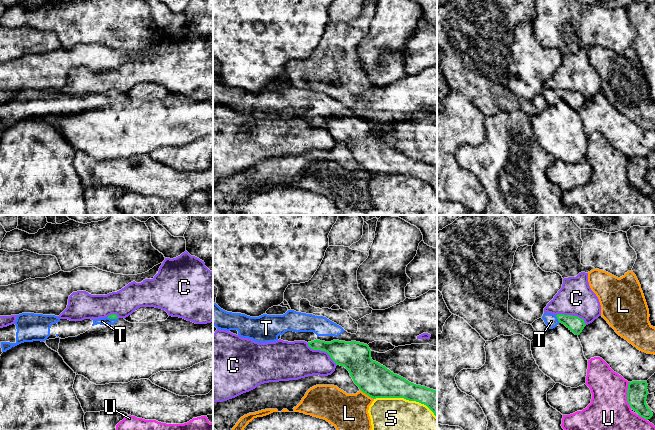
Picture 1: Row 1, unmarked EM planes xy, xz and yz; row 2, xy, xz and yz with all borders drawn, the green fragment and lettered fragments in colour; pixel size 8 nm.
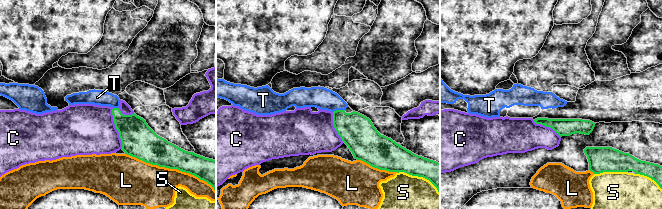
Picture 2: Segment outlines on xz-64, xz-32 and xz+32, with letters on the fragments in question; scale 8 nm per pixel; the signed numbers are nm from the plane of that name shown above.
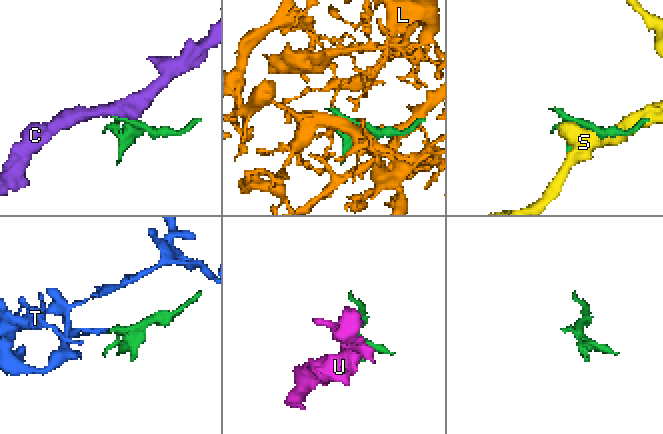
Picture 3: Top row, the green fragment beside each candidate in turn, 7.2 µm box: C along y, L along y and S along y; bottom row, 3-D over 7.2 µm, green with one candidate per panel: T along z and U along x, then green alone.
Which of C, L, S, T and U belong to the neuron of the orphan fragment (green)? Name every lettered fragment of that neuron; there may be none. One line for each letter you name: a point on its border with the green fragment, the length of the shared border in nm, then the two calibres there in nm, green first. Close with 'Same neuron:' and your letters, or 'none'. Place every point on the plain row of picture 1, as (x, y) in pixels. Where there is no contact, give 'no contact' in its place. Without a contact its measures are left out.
T: yz (557, 94) | 70 nm | 120/100 nm
Same neuron: T

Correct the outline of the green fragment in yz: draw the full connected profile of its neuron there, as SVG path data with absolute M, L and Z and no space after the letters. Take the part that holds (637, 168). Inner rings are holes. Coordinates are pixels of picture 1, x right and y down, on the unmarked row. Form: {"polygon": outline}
{"polygon": "M632 157L629 158L627 165L627 178L630 183L646 196L653 192L652 187L646 180L647 162L647 157Z"}

